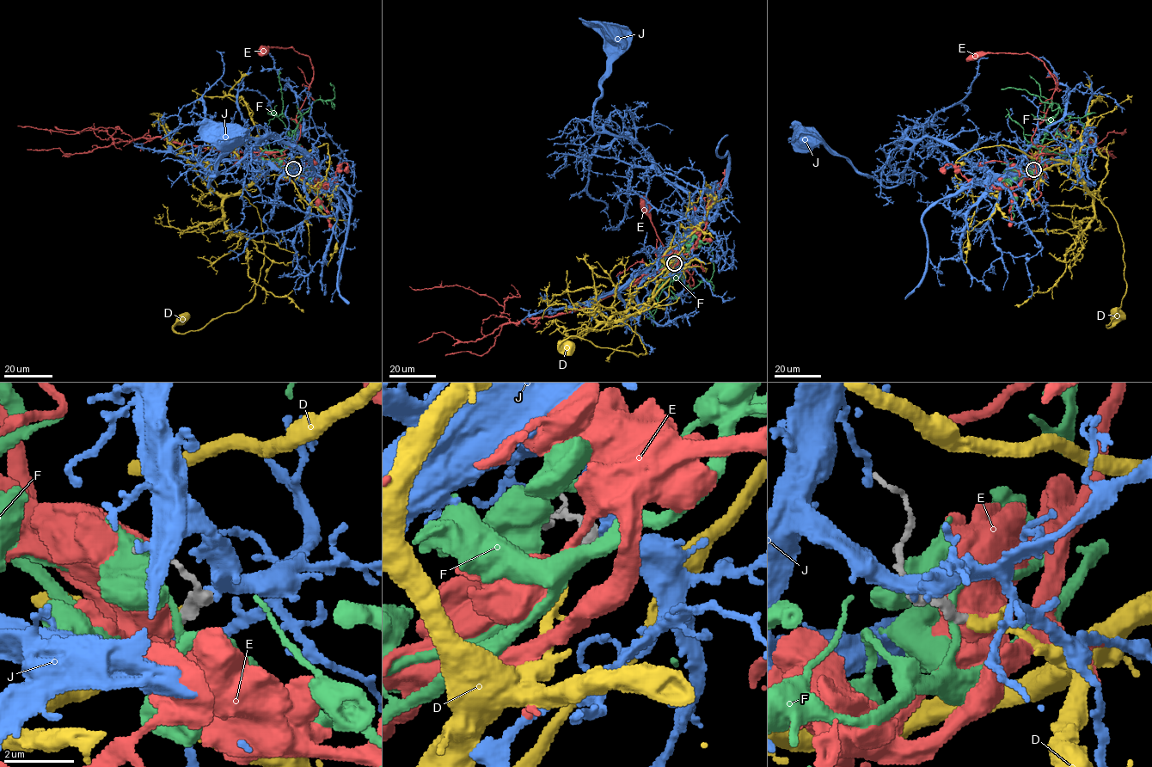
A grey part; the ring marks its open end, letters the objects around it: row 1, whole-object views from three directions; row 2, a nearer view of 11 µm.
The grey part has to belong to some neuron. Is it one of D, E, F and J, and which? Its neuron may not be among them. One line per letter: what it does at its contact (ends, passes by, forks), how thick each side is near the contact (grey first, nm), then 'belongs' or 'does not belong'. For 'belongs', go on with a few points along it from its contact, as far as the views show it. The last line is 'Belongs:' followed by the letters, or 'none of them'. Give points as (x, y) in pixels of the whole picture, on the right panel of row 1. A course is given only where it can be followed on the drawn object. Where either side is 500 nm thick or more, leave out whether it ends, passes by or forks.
D: it passes by; 300 nm thick on the grey side, 200 nm on the other; belongs; it runs (1033, 169), (1042, 172), (1071, 163), (1083, 184), (1115, 219), (1123, 242), (1126, 291), (1107, 328), (1116, 313)
E: 300 nm thick on the grey side, 750 nm on the other; does not belong
F: it passes by; 360 nm thick on the grey side, 200 nm on the other; does not belong
J: it passes by; 300 nm thick on the grey side, 280 nm on the other; does not belong
Belongs: D

